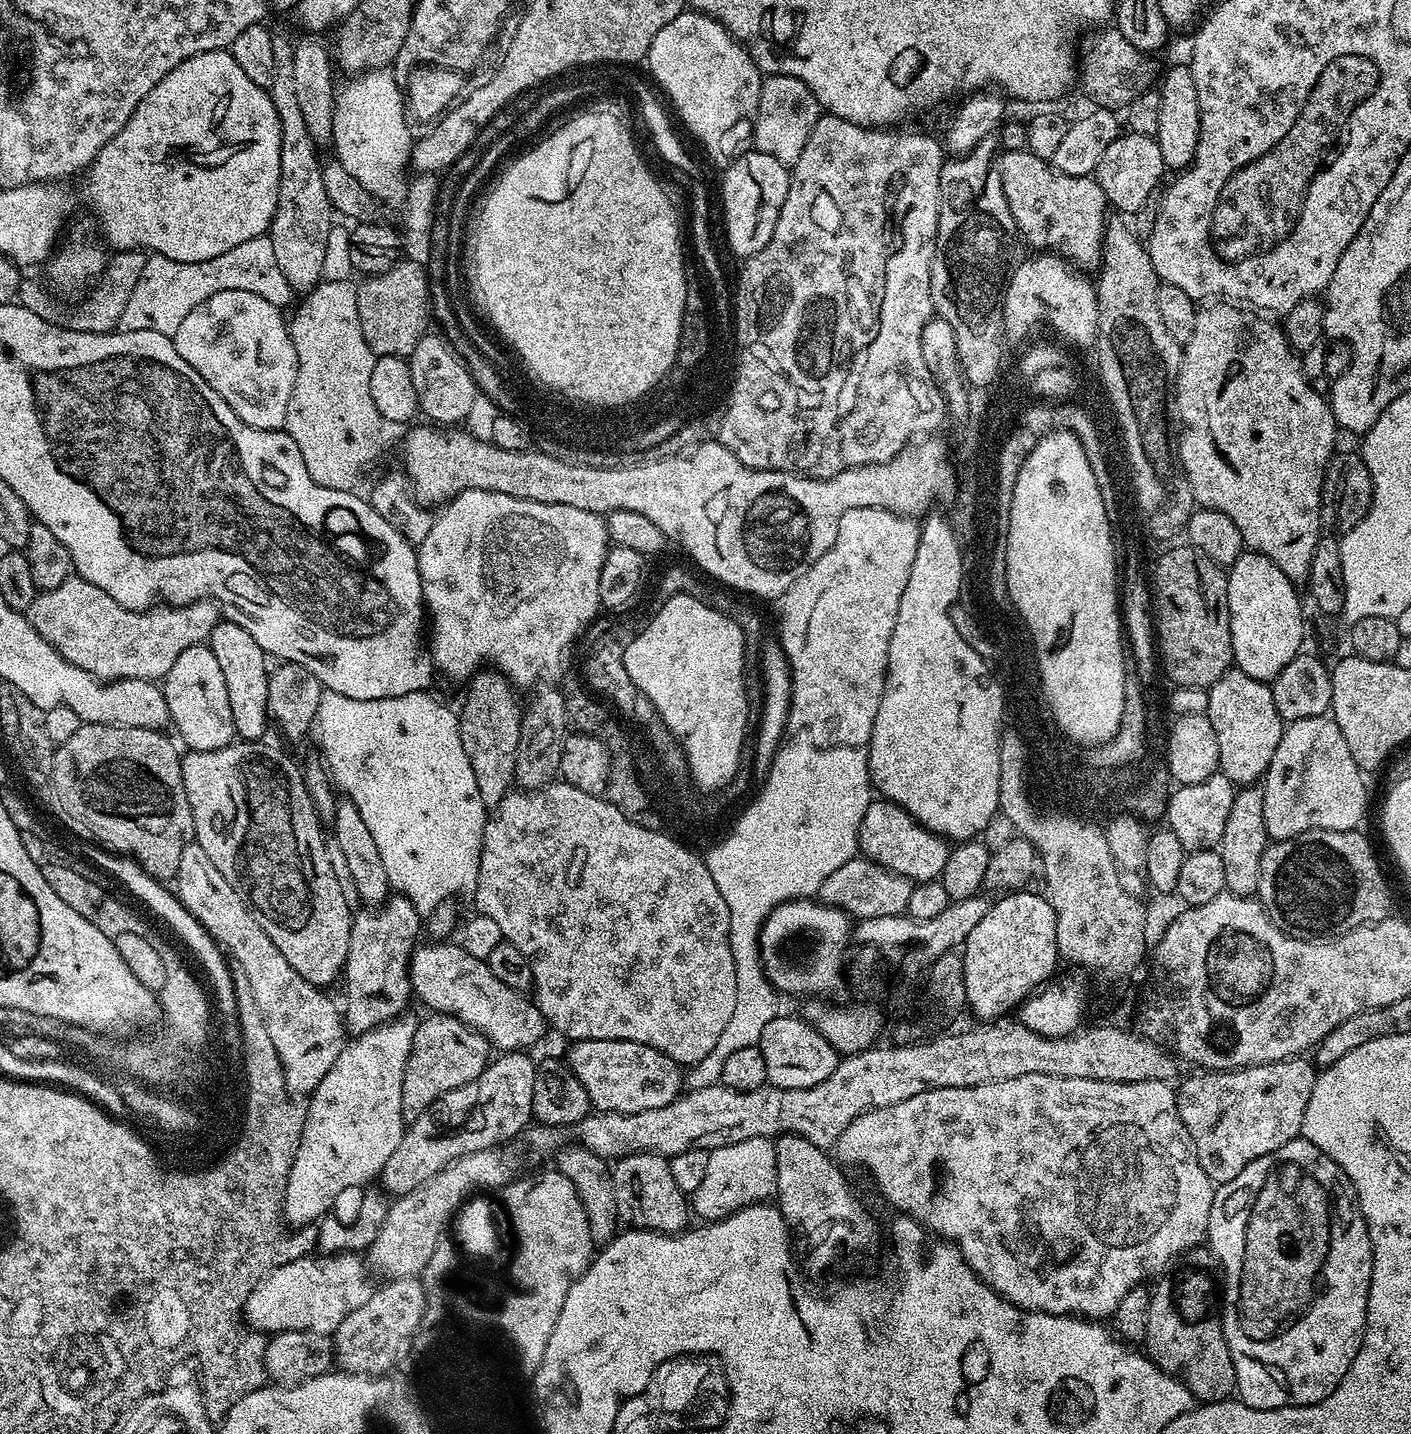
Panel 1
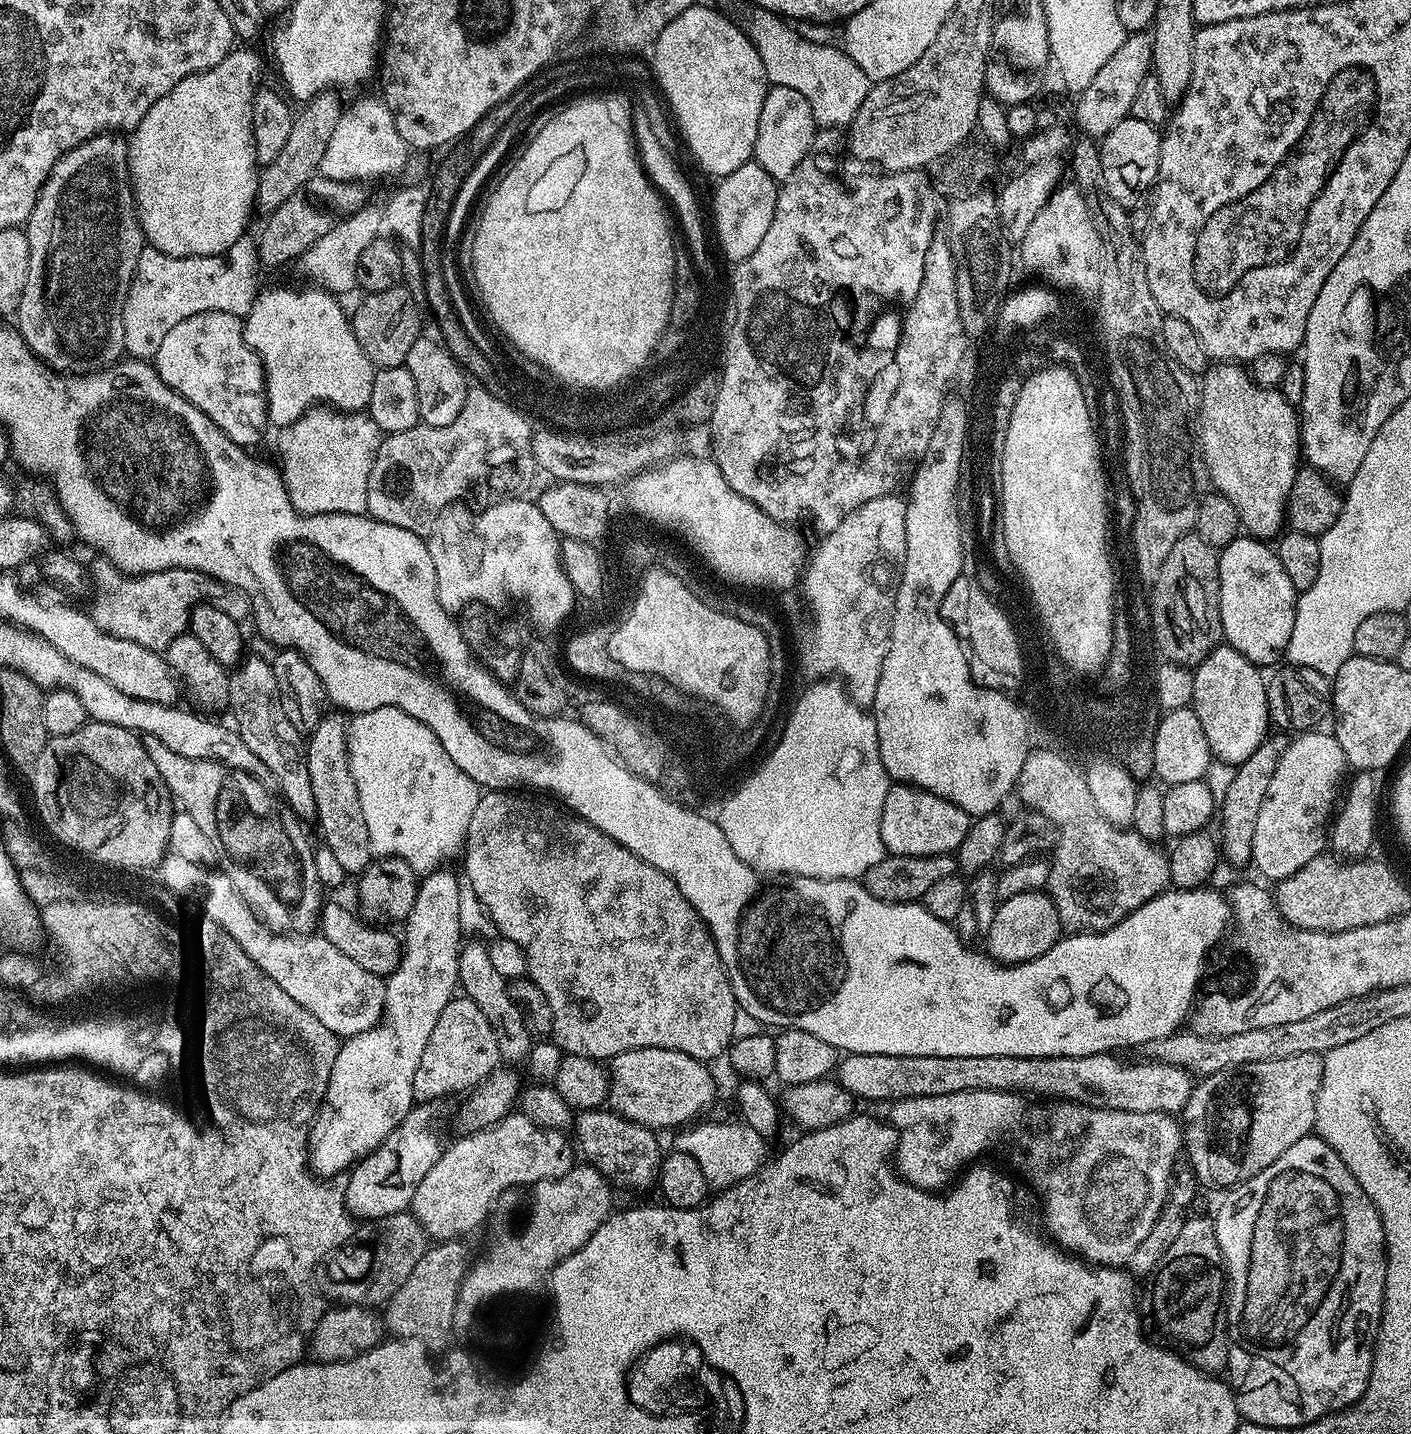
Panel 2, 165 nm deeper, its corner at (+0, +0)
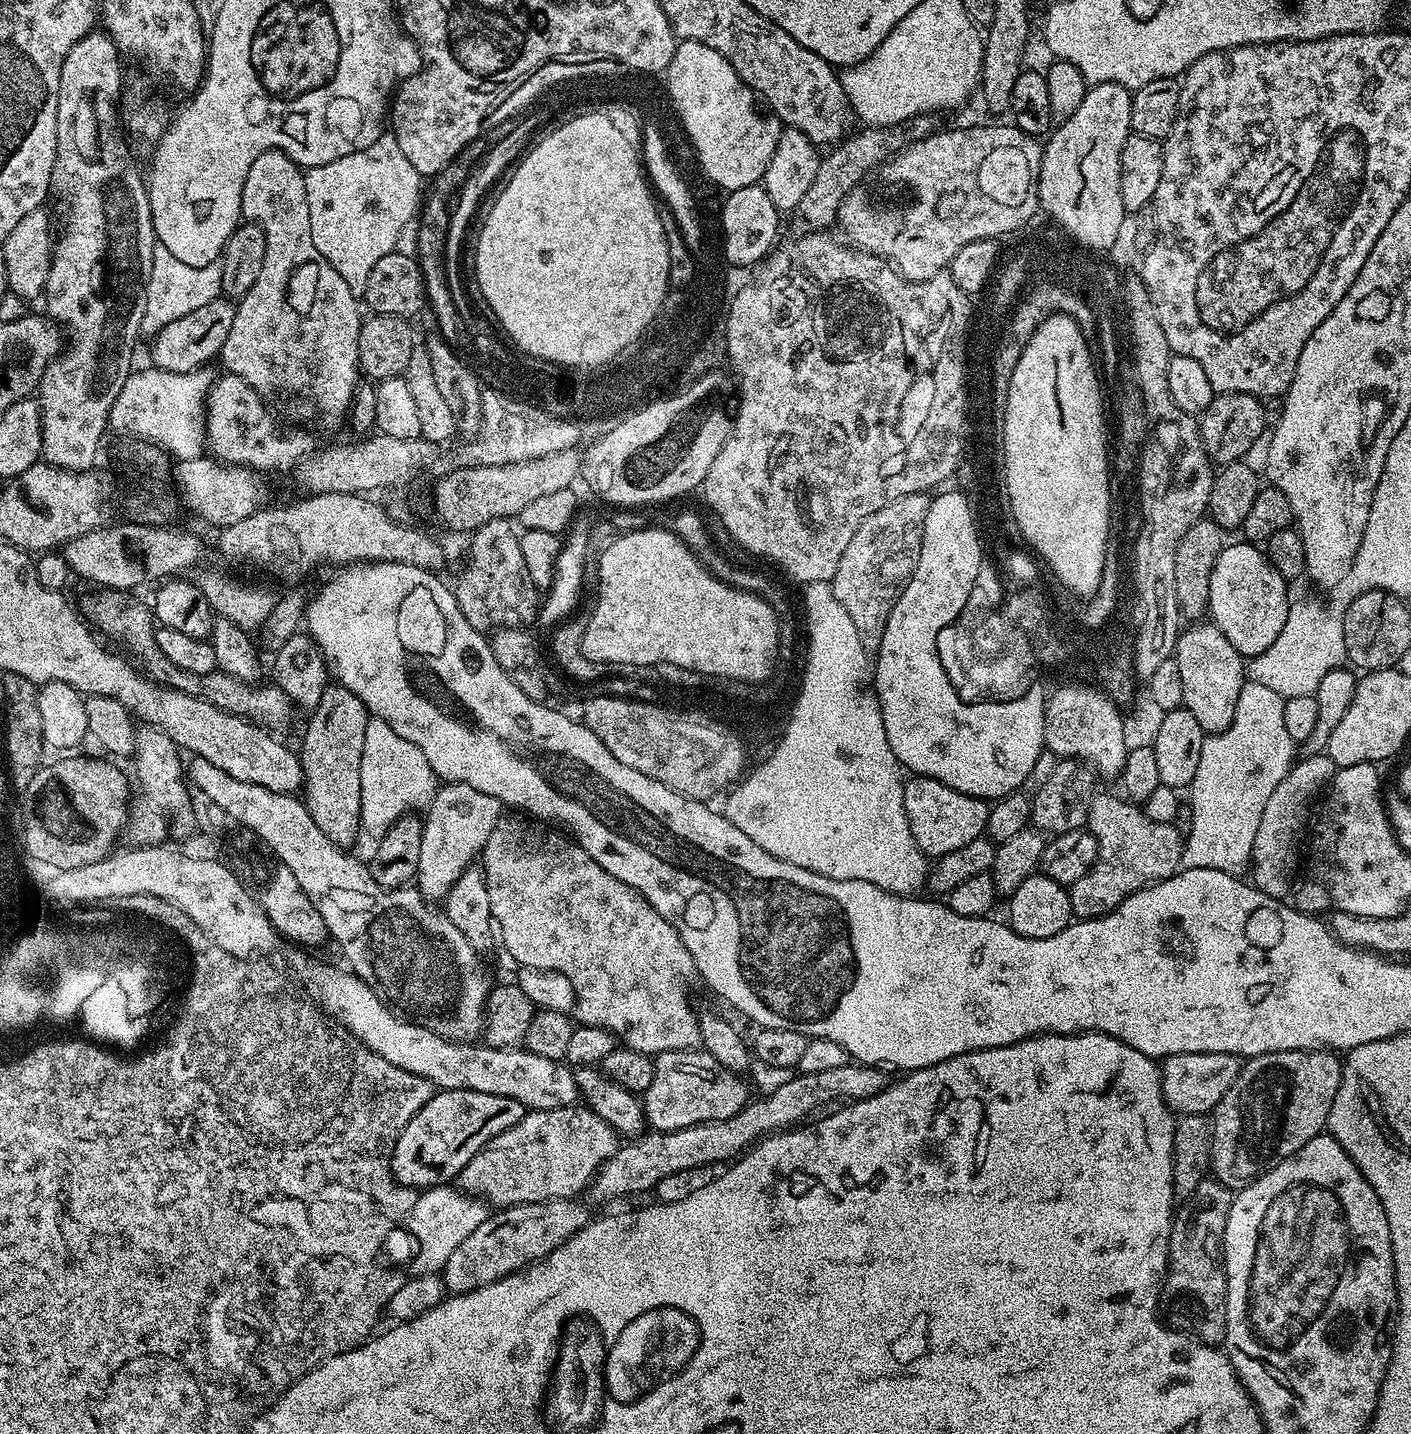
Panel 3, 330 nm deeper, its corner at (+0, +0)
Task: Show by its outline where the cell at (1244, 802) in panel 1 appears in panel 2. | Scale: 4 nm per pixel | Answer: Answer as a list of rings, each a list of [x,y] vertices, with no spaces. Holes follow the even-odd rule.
[[[1284,734],[1269,735],[1246,758],[1246,762],[1235,765],[1232,777],[1224,788],[1224,800],[1218,804],[1218,820],[1220,816],[1220,836],[1218,848],[1232,864],[1248,864],[1252,859],[1252,843],[1254,842],[1254,822],[1258,822],[1258,810],[1262,810],[1262,798],[1266,798],[1266,786],[1270,786],[1270,778],[1274,778],[1274,770],[1278,766],[1278,758],[1288,749],[1289,737]]]

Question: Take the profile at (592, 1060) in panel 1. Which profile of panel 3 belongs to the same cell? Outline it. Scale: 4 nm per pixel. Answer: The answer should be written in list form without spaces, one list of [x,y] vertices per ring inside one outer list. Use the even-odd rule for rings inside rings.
[[[703,1050],[661,1052],[655,1057],[656,1073],[642,1094],[644,1119],[657,1132],[672,1132],[696,1124],[724,1120],[749,1103],[748,1088],[741,1077],[722,1066]]]

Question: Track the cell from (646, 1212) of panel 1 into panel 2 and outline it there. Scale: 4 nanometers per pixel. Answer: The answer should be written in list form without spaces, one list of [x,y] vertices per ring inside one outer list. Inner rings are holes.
[[[581,1111],[574,1120],[574,1131],[580,1142],[580,1148],[591,1167],[599,1170],[613,1185],[624,1188],[648,1188],[660,1179],[662,1151],[656,1141],[657,1133],[619,1116],[617,1112]],[[581,1114],[581,1116],[580,1116]]]

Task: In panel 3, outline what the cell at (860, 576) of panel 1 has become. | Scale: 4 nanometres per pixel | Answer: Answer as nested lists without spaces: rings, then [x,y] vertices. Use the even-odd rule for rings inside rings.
[[[912,496],[882,506],[882,510],[870,514],[854,530],[854,538],[850,538],[850,546],[846,546],[832,575],[830,587],[834,598],[846,606],[846,614],[850,614],[865,649],[879,649],[886,622],[892,618],[892,608],[916,571],[923,539],[920,523]]]

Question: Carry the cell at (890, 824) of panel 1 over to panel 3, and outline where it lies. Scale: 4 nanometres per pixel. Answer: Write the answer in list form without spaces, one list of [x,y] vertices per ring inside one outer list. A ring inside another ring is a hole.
[[[913,775],[904,780],[904,805],[910,834],[914,834],[914,842],[928,858],[962,850],[962,846],[981,839],[988,827],[989,801],[962,794],[929,776]]]

